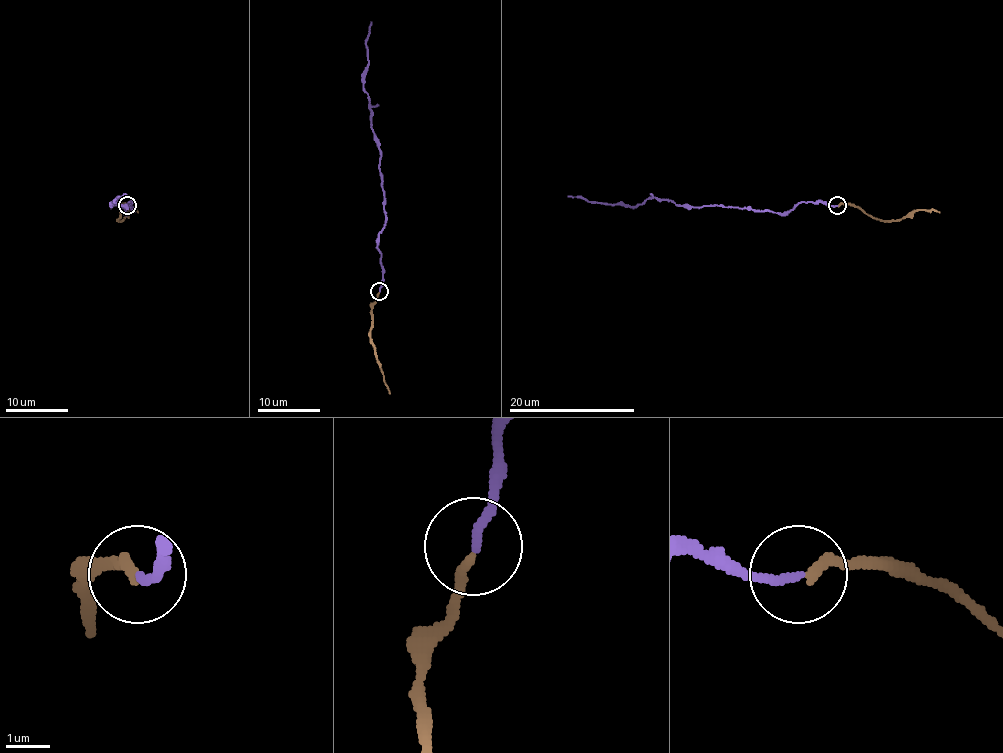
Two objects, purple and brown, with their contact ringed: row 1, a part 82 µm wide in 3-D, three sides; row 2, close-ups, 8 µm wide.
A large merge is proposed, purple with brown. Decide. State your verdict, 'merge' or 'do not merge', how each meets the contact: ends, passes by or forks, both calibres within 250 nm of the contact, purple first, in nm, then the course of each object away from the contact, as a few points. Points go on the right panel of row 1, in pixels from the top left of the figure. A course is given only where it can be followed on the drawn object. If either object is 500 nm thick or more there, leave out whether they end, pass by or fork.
merge; purple ends; brown ends; calibres 190 and 240 nm; course purple (836, 205), (799, 202), (788, 211), (758, 211), (687, 206), (654, 197), (624, 206), (568, 195); course brown (838, 205), (860, 206), (874, 217), (890, 220), (907, 217), (919, 209), (940, 213)

